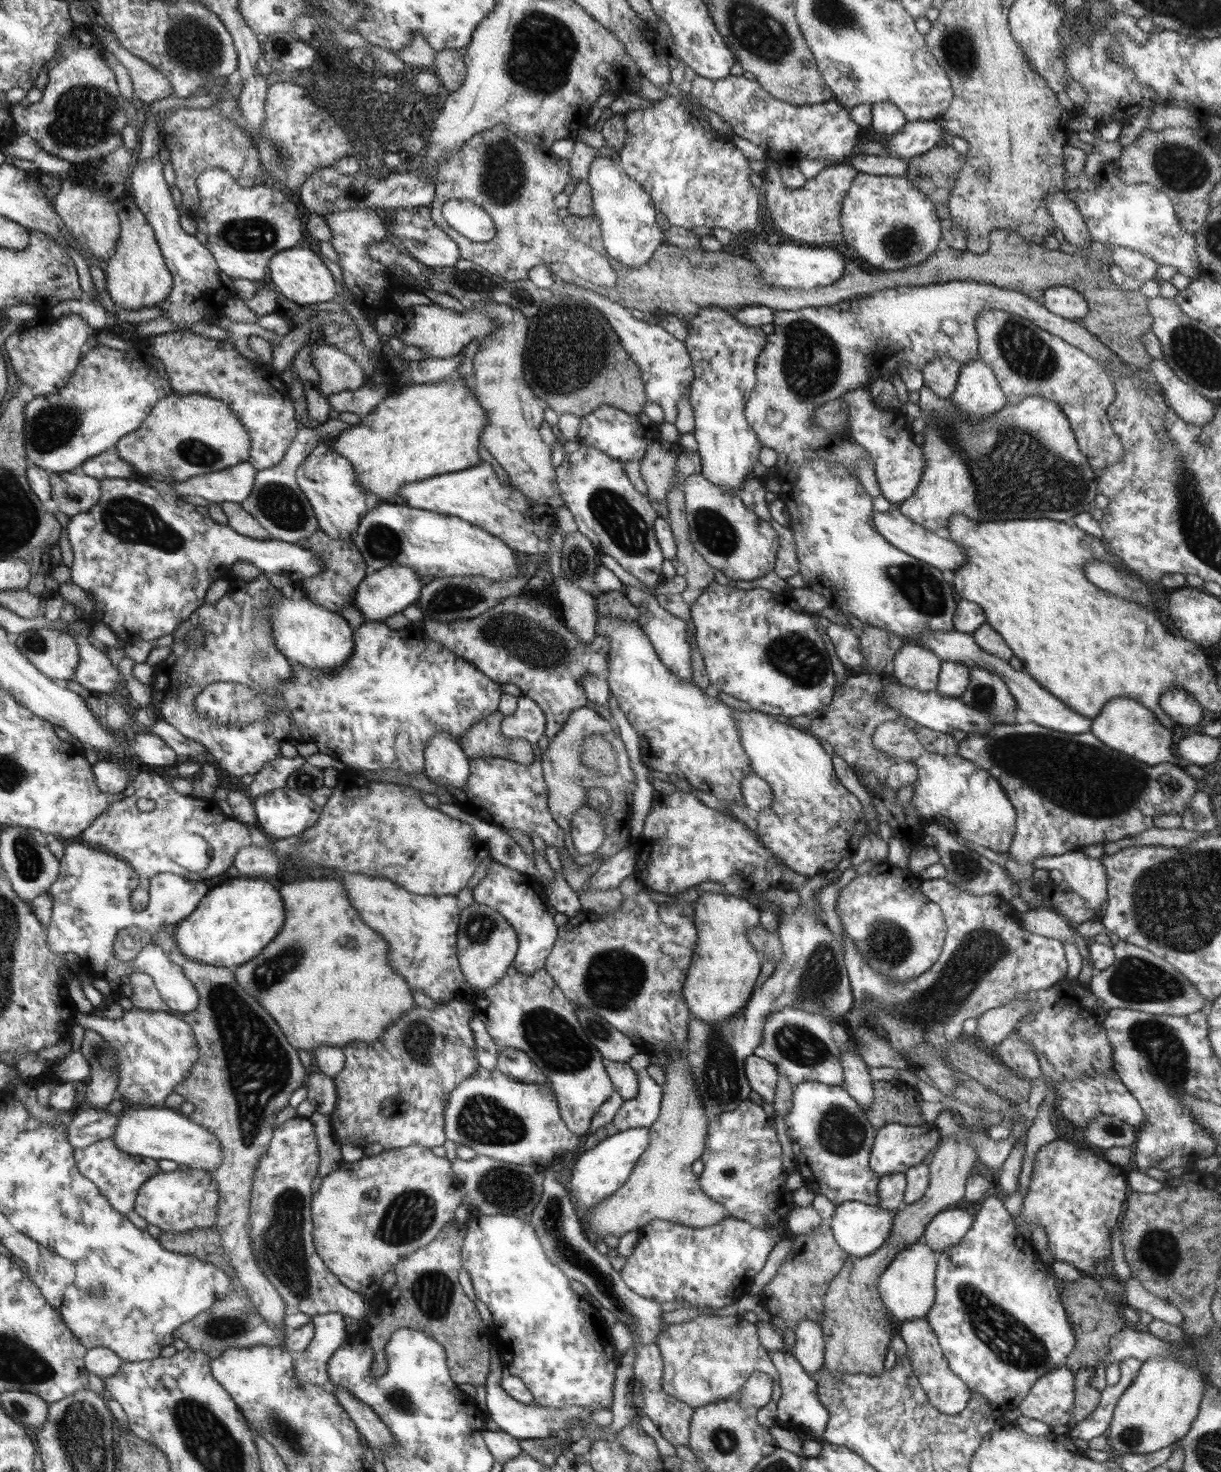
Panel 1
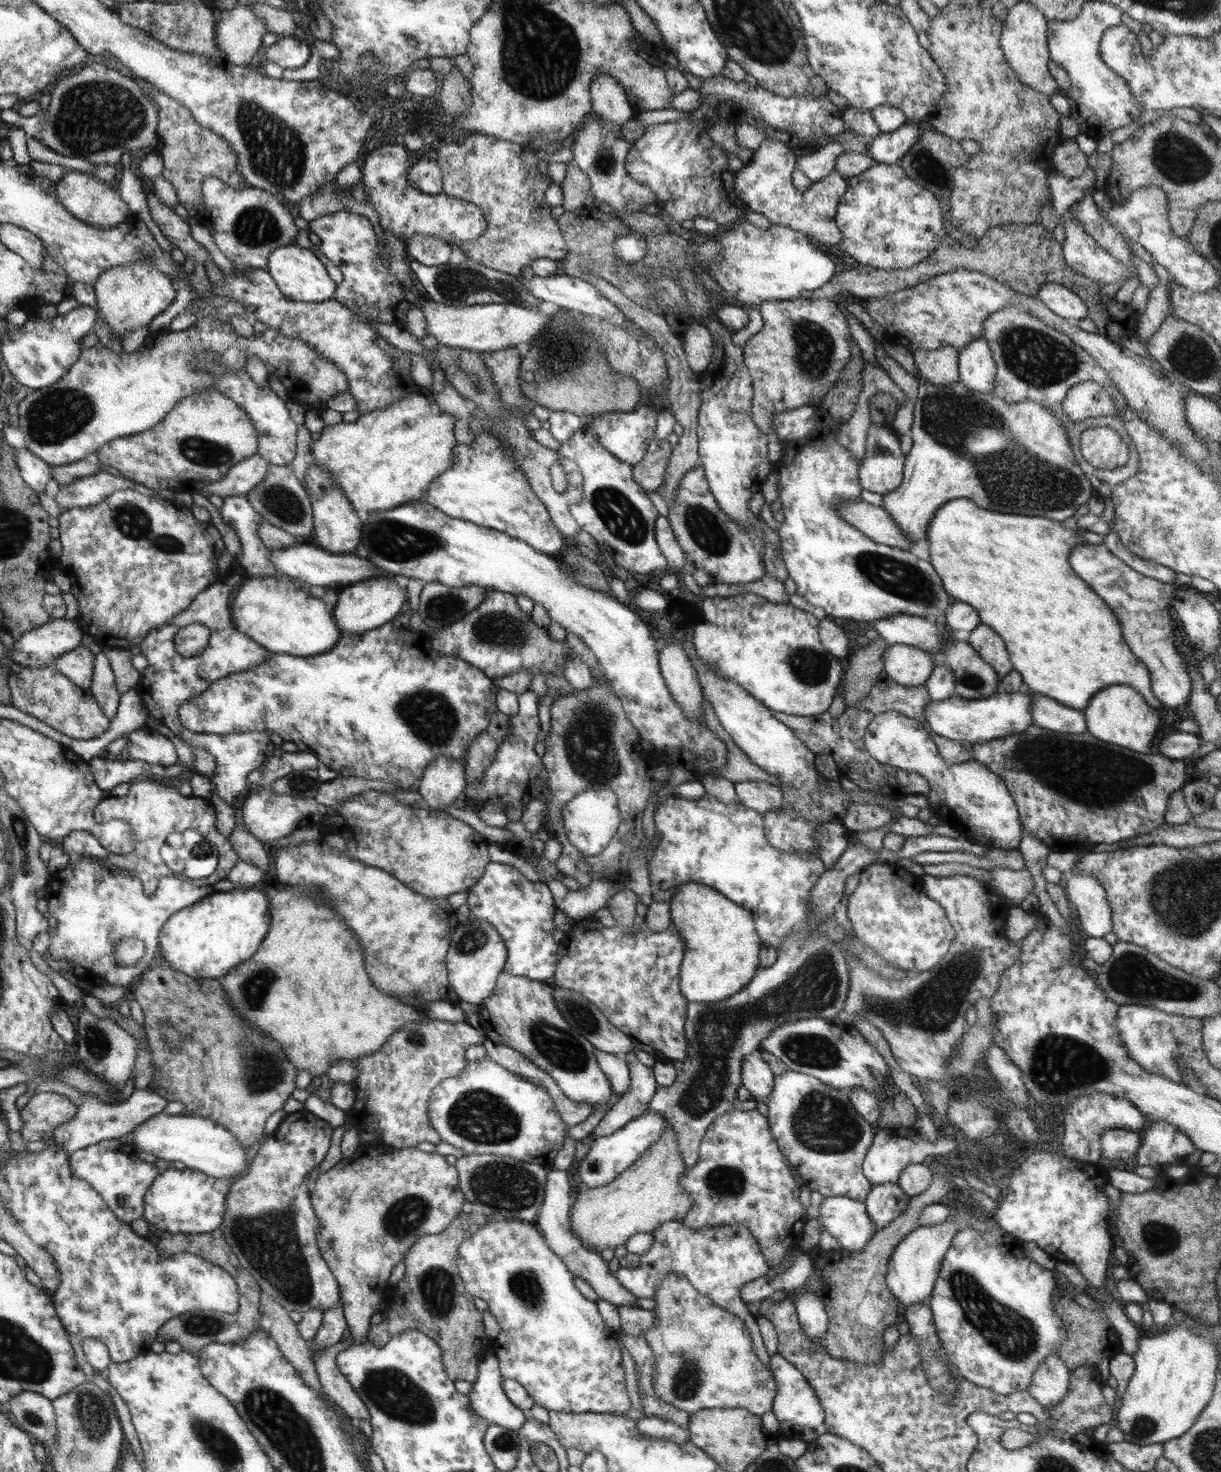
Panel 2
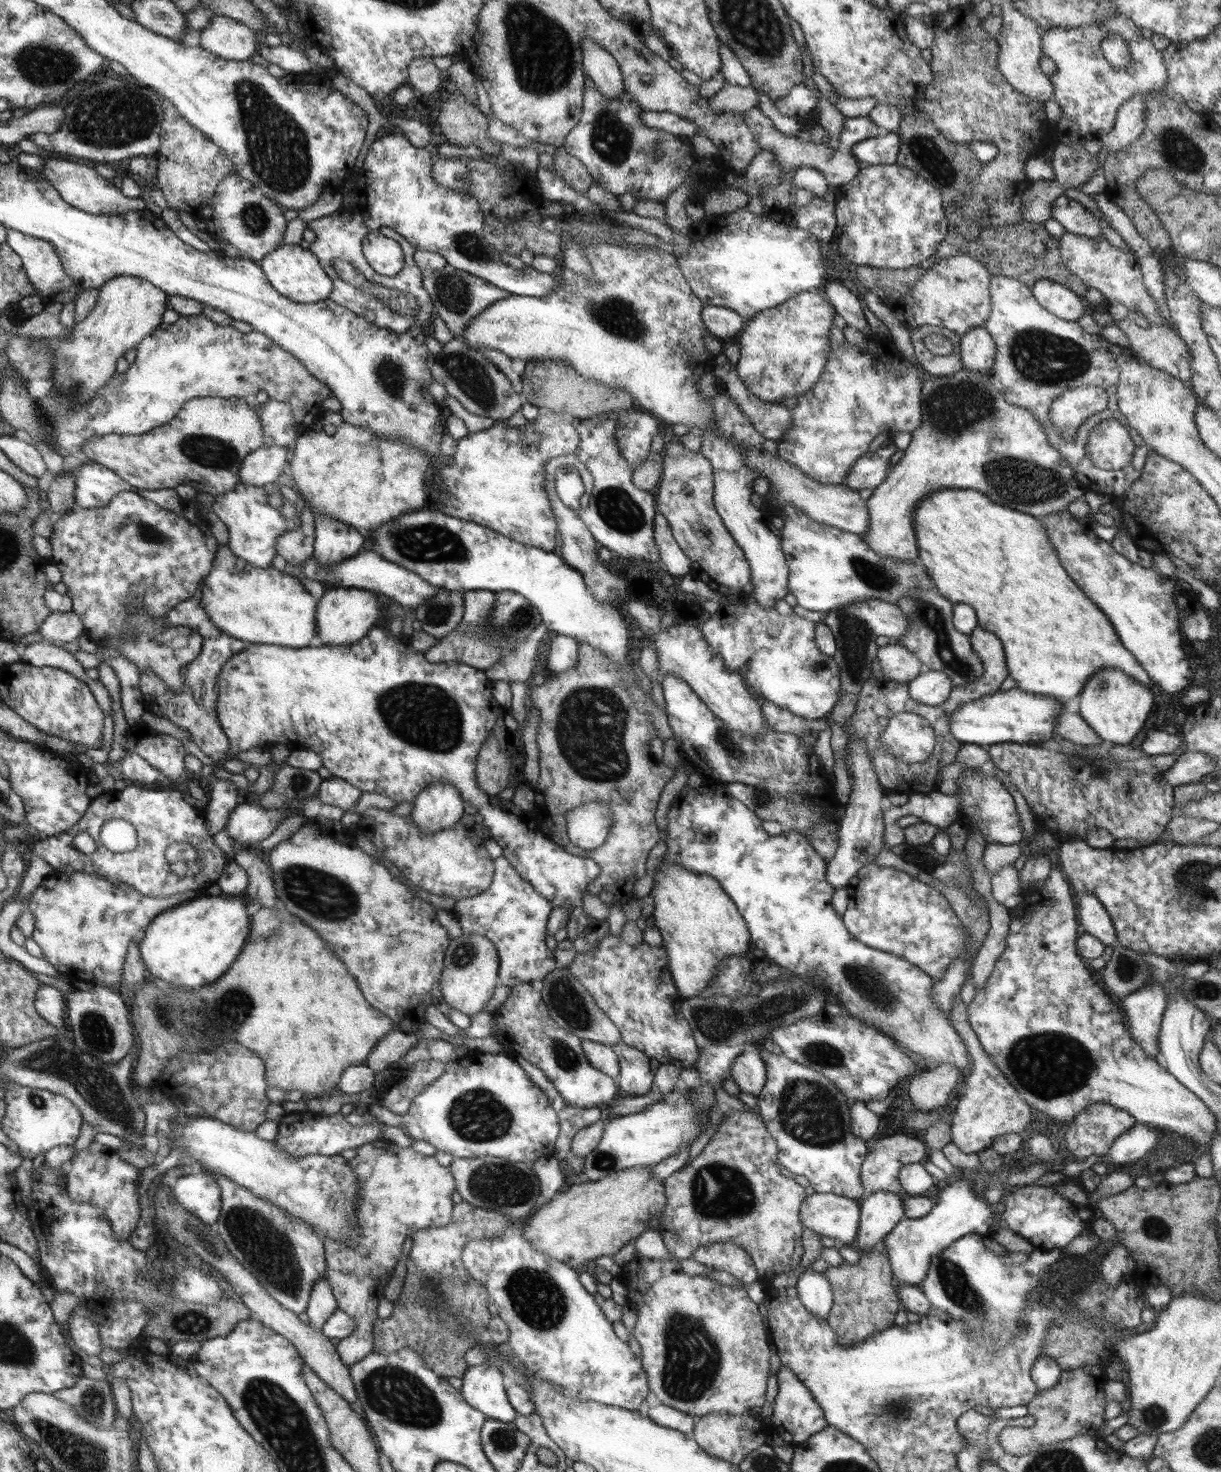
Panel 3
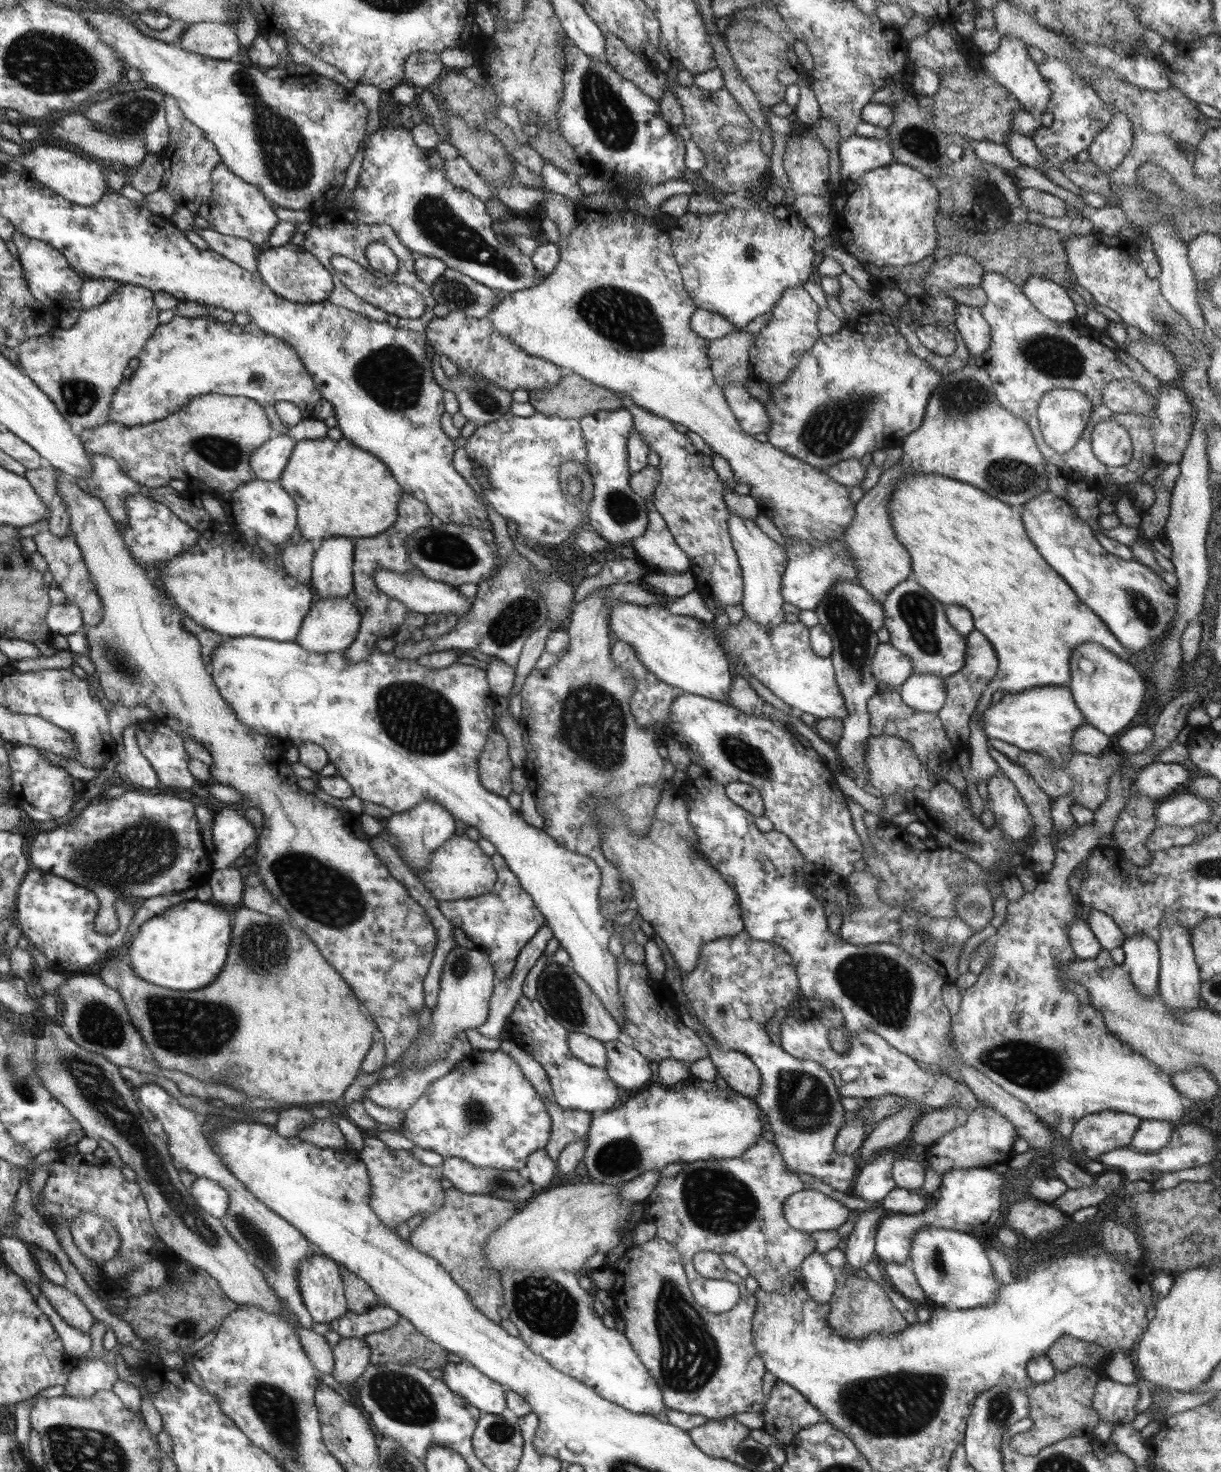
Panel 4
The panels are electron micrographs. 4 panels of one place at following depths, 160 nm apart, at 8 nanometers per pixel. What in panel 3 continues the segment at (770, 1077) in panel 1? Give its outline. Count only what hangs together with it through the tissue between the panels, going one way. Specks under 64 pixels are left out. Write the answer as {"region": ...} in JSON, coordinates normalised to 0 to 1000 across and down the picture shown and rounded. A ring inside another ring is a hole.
{"region":[[[612,709],[610,714],[601,719],[599,726],[597,727],[597,731],[605,738],[605,740],[613,742],[613,743],[621,744],[628,735],[627,724],[623,719],[622,712],[622,710]]]}

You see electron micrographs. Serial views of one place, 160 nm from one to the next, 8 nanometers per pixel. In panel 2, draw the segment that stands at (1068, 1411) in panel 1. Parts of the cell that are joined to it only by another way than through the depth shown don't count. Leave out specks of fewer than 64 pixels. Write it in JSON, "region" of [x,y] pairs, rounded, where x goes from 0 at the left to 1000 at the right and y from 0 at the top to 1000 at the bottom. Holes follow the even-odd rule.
{"region":[[[859,920],[845,935],[842,946],[857,958],[866,956],[875,947],[876,933],[876,930],[867,921]]]}

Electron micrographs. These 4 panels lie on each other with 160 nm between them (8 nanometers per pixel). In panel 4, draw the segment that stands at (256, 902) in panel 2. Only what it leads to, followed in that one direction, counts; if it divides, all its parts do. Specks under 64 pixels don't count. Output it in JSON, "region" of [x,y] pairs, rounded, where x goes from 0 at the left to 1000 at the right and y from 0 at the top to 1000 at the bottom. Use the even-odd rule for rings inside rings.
{"region":[[[161,611],[154,611],[141,615],[131,622],[124,622],[120,625],[115,632],[106,640],[103,648],[106,650],[106,655],[110,661],[118,666],[129,668],[133,671],[141,673],[162,673],[175,668],[188,651],[188,643],[191,640],[191,630],[188,630],[188,621],[175,613],[164,613]]]}

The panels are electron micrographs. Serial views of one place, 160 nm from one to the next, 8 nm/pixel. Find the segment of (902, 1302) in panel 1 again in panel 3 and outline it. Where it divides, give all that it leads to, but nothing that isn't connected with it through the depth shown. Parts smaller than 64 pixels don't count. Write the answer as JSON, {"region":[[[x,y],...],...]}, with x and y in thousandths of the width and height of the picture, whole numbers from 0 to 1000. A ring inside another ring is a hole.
{"region":[[[792,800],[773,806],[762,823],[755,827],[740,827],[723,841],[734,872],[752,873],[758,868],[762,853],[791,839],[805,839],[812,836],[816,827],[808,815],[801,814]]]}

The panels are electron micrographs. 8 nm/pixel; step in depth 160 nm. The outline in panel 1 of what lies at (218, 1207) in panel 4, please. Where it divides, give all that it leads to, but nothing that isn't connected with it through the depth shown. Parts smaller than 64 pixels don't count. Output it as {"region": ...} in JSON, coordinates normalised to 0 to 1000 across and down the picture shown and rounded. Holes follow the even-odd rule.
{"region":[[[157,793],[152,795],[146,793],[142,796],[133,796],[123,800],[113,809],[109,822],[121,832],[129,833],[133,838],[175,834],[180,813],[178,802],[175,802],[170,796]]]}

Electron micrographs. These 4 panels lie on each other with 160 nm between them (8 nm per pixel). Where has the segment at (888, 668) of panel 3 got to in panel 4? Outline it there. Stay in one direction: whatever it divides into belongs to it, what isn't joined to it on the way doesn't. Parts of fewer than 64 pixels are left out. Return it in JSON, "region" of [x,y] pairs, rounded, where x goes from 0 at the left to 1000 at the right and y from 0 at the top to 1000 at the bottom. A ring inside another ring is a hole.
{"region":[[[728,436],[719,437],[716,447],[713,448],[713,456],[718,463],[726,463],[729,467],[737,467],[748,457],[746,448],[740,446]]]}

